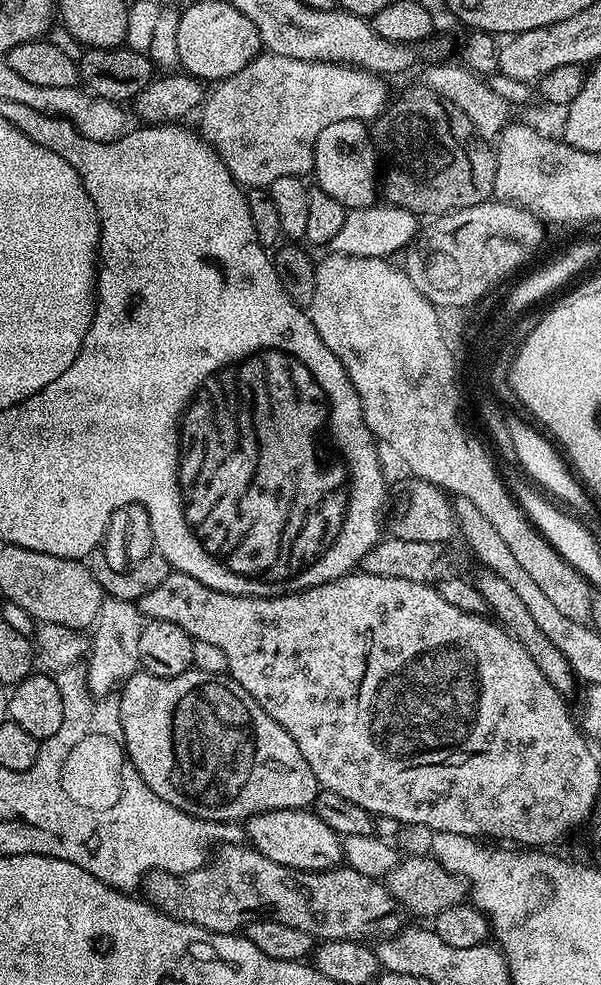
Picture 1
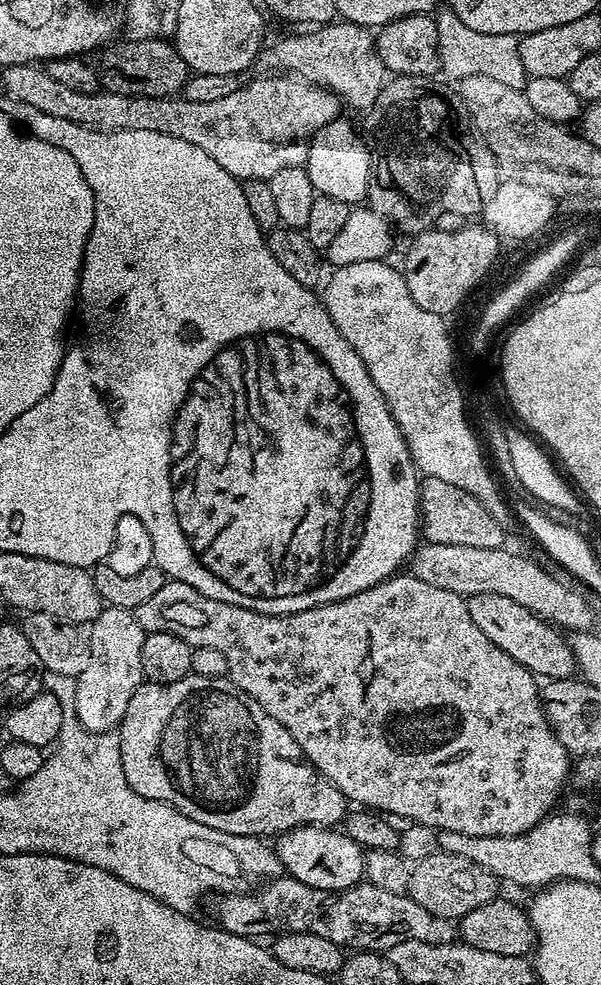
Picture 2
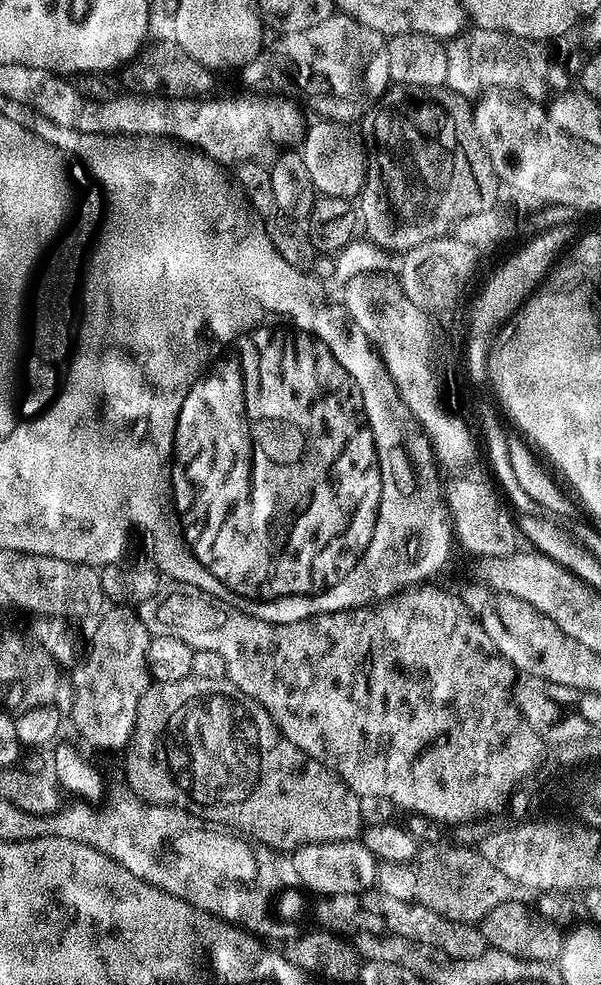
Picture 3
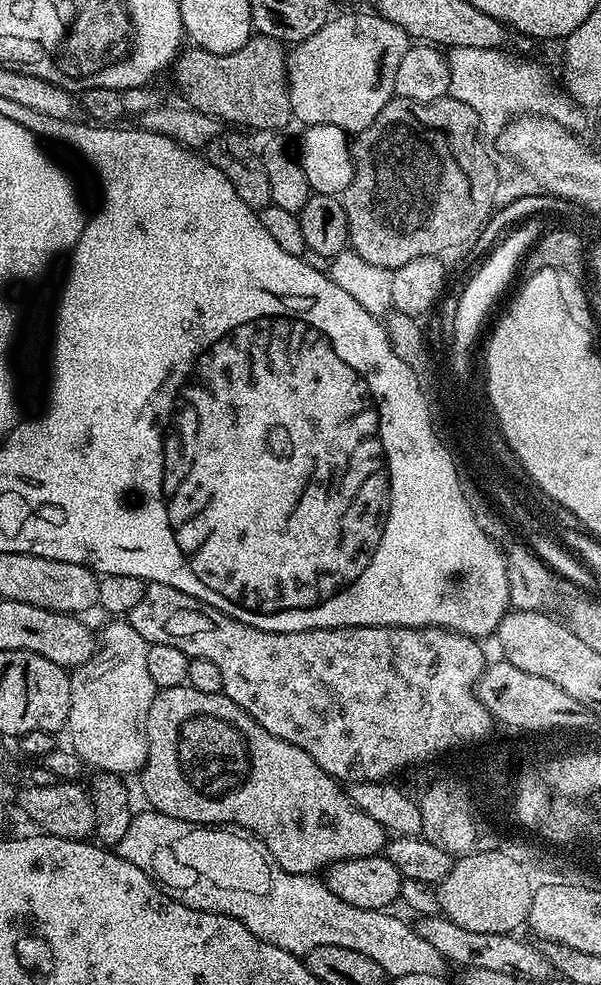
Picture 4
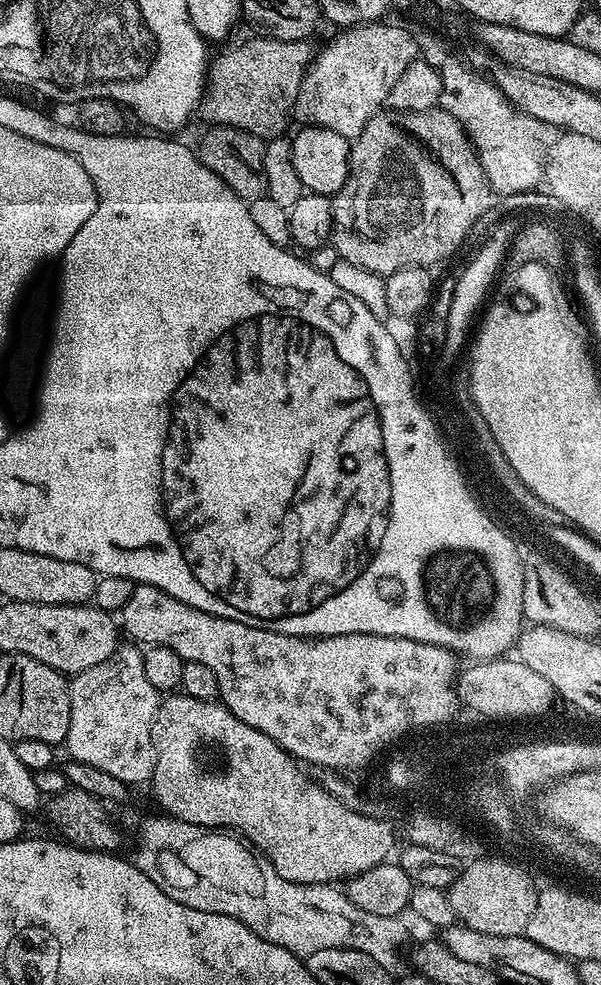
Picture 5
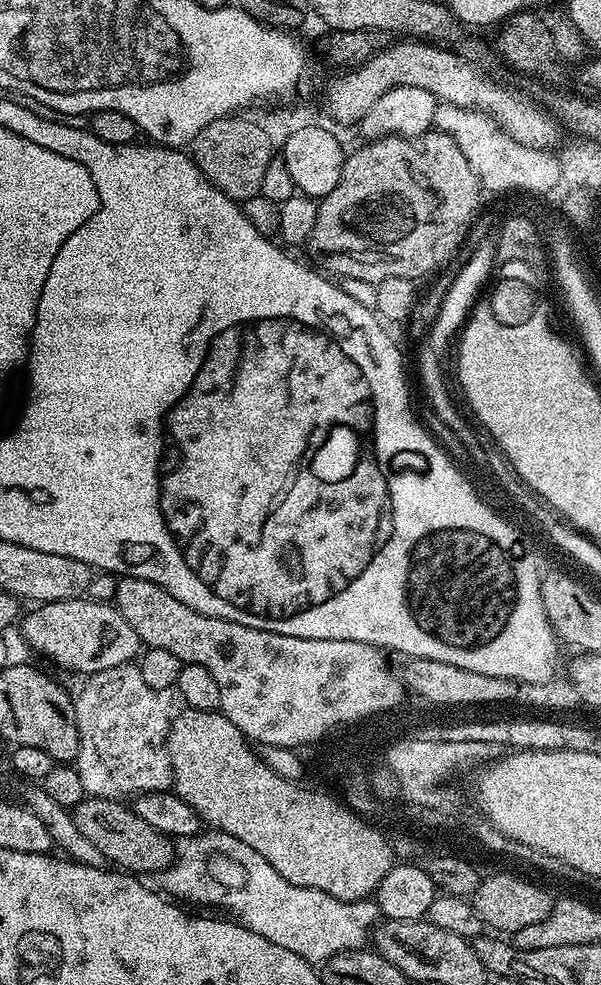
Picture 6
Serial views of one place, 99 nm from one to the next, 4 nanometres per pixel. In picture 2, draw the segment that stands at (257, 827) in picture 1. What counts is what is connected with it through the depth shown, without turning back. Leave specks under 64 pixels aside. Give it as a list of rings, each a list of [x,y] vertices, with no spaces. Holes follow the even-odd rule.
[[[307,824],[289,832],[281,832],[274,840],[274,851],[280,867],[298,882],[327,892],[344,892],[364,880],[365,849],[354,843],[342,830],[332,826]]]

